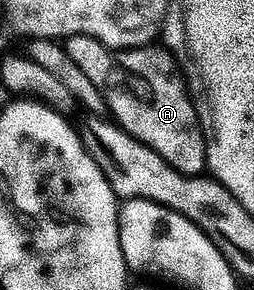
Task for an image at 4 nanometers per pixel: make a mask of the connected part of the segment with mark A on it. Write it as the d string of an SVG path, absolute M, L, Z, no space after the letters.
M89 36L66 39L69 56L97 84L97 92L105 96L110 117L119 129L145 143L177 172L190 178L200 177L207 166L207 138L199 123L199 110L187 91L179 62L159 44L139 50L112 50Z

